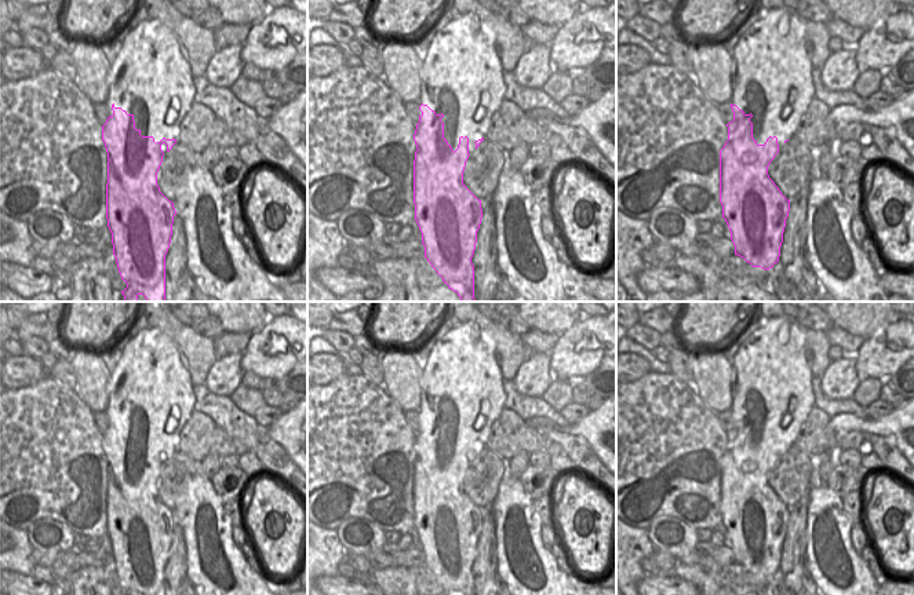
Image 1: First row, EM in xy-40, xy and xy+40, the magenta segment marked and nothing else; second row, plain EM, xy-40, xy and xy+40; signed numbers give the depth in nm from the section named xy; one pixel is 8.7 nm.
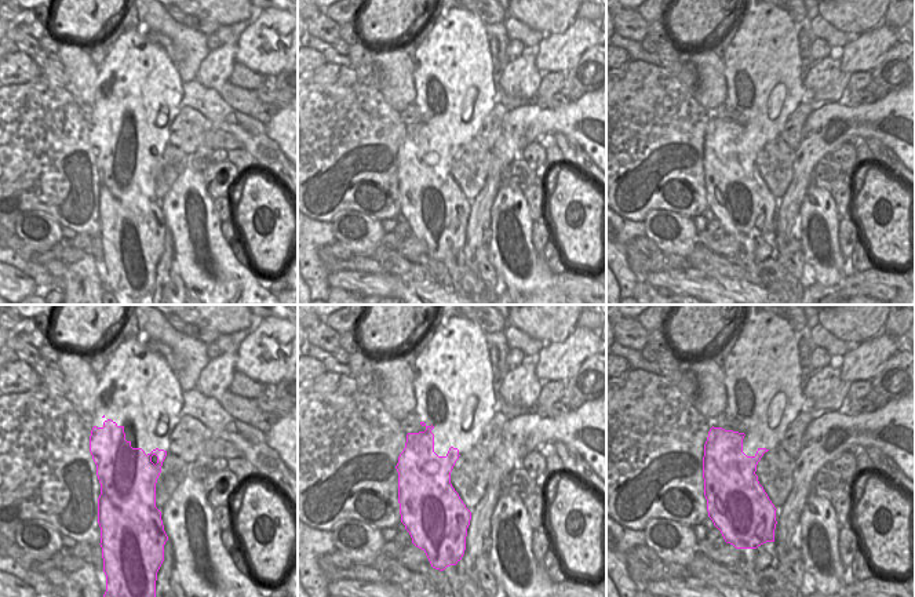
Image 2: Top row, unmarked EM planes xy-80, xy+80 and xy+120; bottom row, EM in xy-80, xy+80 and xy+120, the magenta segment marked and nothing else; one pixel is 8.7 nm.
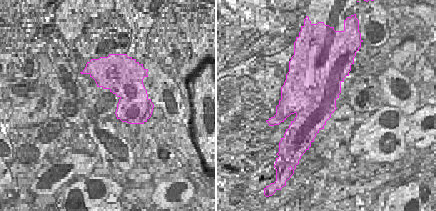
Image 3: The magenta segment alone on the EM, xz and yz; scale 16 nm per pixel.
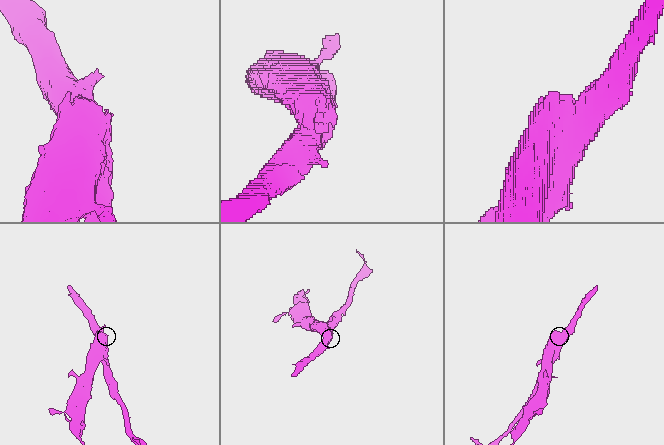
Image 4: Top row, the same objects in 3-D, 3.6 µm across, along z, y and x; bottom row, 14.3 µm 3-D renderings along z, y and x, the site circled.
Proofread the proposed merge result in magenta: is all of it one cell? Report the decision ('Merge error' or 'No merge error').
Merge error

